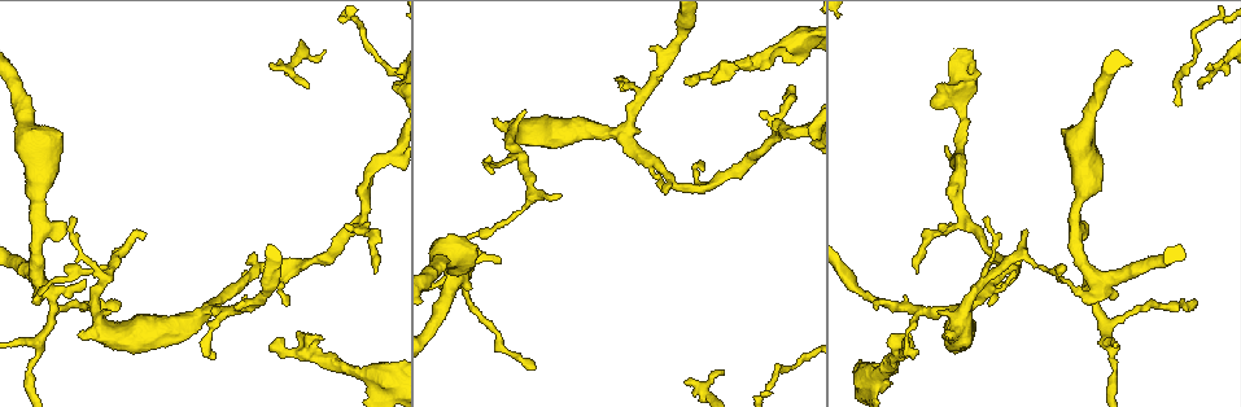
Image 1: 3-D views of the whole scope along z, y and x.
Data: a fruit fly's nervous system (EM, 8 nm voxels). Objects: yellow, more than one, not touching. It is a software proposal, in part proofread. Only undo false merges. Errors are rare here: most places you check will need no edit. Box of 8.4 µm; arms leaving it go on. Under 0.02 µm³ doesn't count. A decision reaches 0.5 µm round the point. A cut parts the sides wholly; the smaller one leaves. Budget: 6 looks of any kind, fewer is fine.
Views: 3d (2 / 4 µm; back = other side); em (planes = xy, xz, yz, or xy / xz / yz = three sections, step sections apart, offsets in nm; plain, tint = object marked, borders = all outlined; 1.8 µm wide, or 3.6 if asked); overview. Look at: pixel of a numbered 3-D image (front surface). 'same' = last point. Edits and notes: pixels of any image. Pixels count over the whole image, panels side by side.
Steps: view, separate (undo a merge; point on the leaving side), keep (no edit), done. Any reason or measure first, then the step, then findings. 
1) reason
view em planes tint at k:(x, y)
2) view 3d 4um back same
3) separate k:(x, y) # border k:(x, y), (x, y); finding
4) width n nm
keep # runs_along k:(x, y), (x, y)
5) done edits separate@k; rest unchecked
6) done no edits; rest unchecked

view em planes tint at 1:(204, 312)

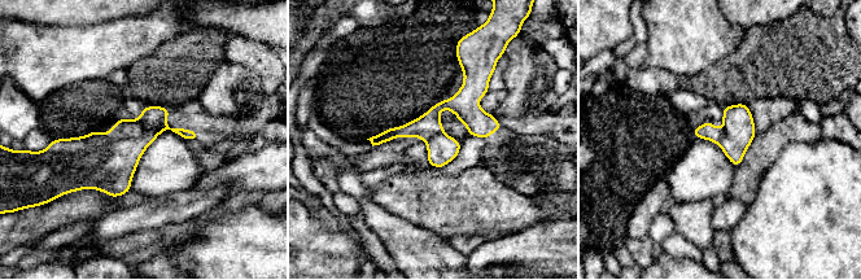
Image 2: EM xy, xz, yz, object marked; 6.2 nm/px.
width 180 nm
separate 2:(123, 127) # part_leaving 2:(483, 75), (402, 134); a second cell is stuck on

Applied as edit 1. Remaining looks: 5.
view overview

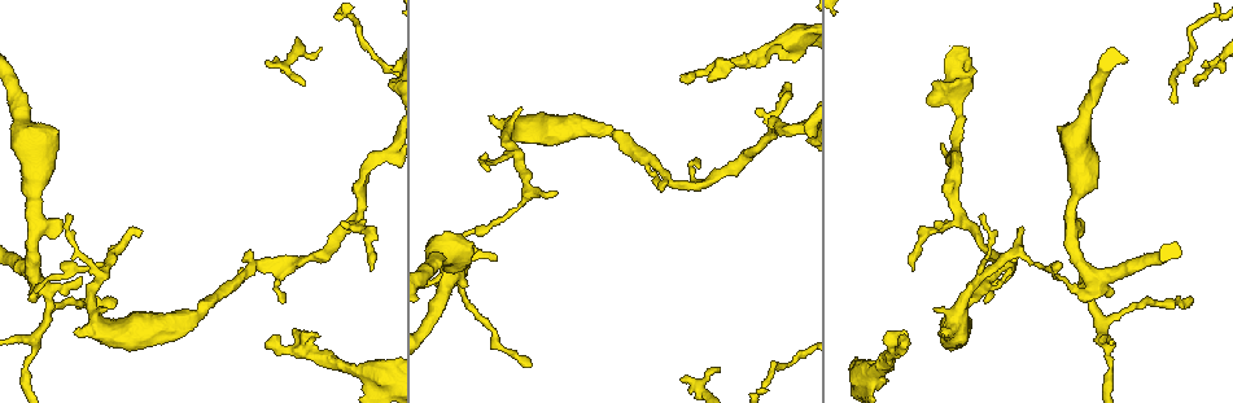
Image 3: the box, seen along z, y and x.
arms part here
view em xz step 4 plain at 3:(955, 153)

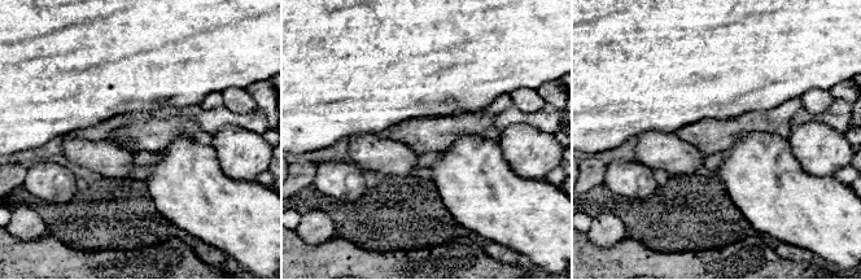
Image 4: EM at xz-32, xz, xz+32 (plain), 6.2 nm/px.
with the object marked
view em xz step 4 tint same

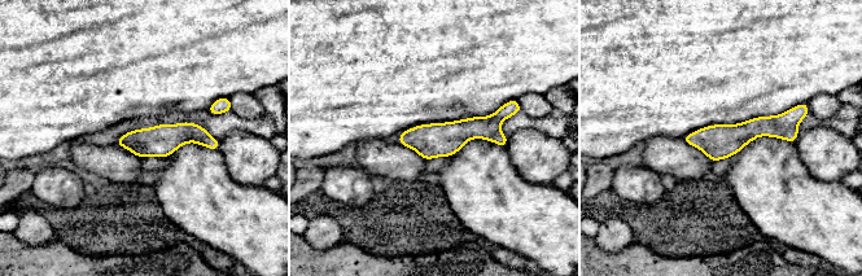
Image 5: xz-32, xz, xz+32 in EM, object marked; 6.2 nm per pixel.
width 200 nm
keep # one cell here

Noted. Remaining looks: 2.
done edits separate@2; rest unchecked

